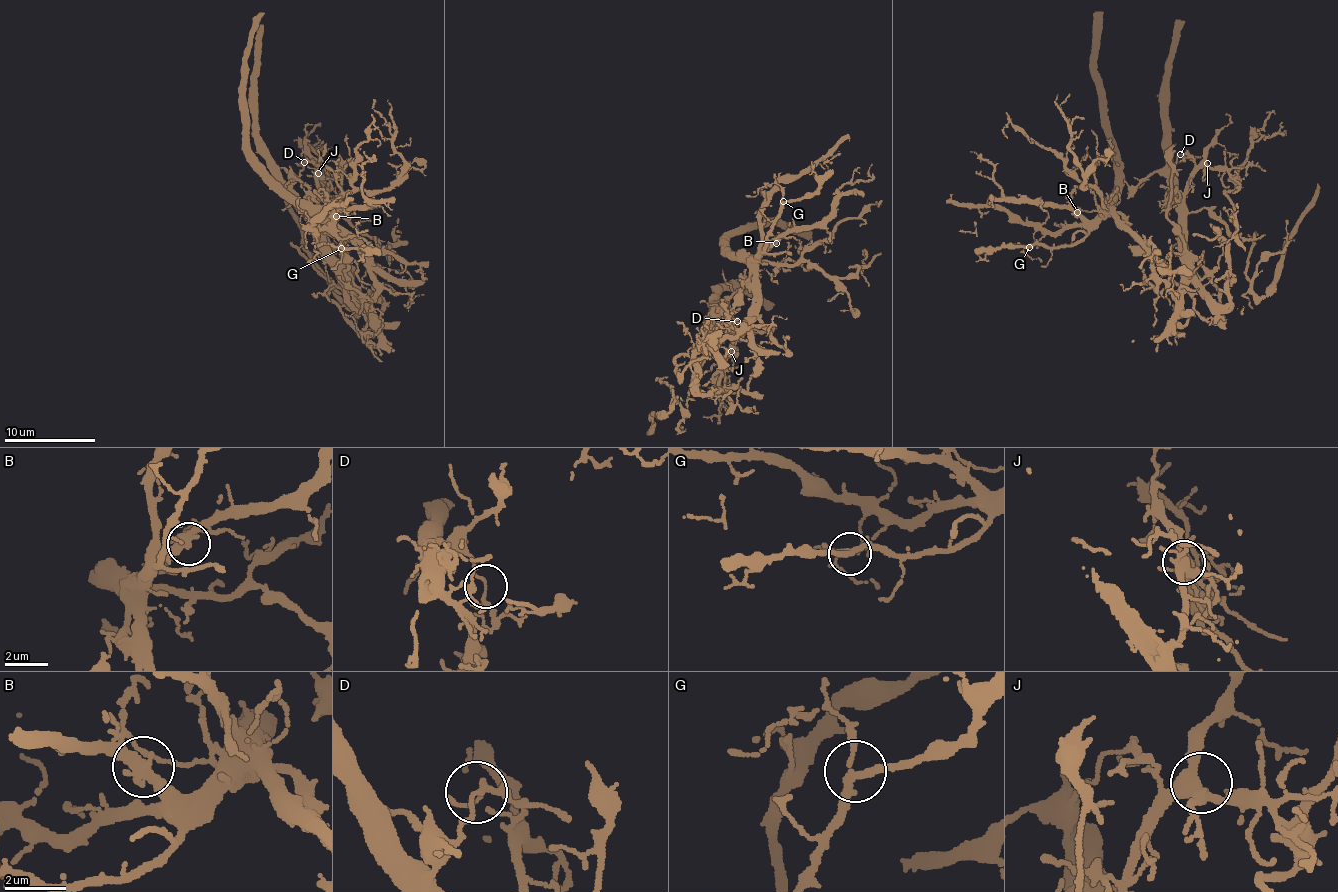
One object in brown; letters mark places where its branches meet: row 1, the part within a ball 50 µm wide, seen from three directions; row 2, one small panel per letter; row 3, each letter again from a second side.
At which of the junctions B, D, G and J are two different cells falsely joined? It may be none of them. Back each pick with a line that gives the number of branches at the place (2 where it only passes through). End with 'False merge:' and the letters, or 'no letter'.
B: branches 4
D: branches 3
False merge: B, D

